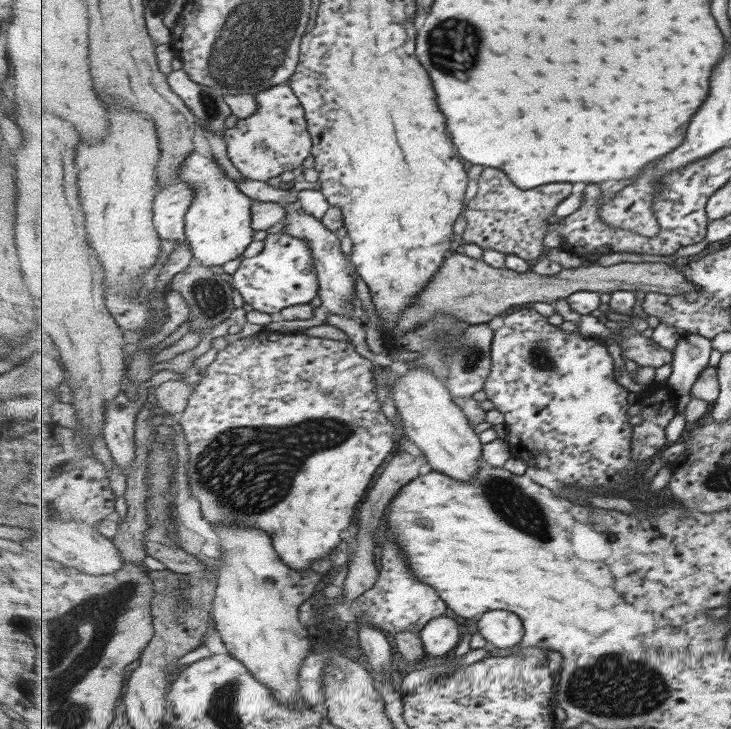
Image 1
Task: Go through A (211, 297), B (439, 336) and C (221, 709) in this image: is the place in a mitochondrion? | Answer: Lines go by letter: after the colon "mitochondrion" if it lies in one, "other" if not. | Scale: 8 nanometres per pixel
A: mitochondrion
B: mitochondrion
C: mitochondrion

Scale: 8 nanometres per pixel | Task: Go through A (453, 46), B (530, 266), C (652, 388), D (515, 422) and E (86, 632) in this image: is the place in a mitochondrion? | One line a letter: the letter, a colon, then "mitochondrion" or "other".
A: mitochondrion
B: other
C: other
D: other
E: mitochondrion

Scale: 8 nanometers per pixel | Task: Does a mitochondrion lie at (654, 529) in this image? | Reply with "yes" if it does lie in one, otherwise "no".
no

